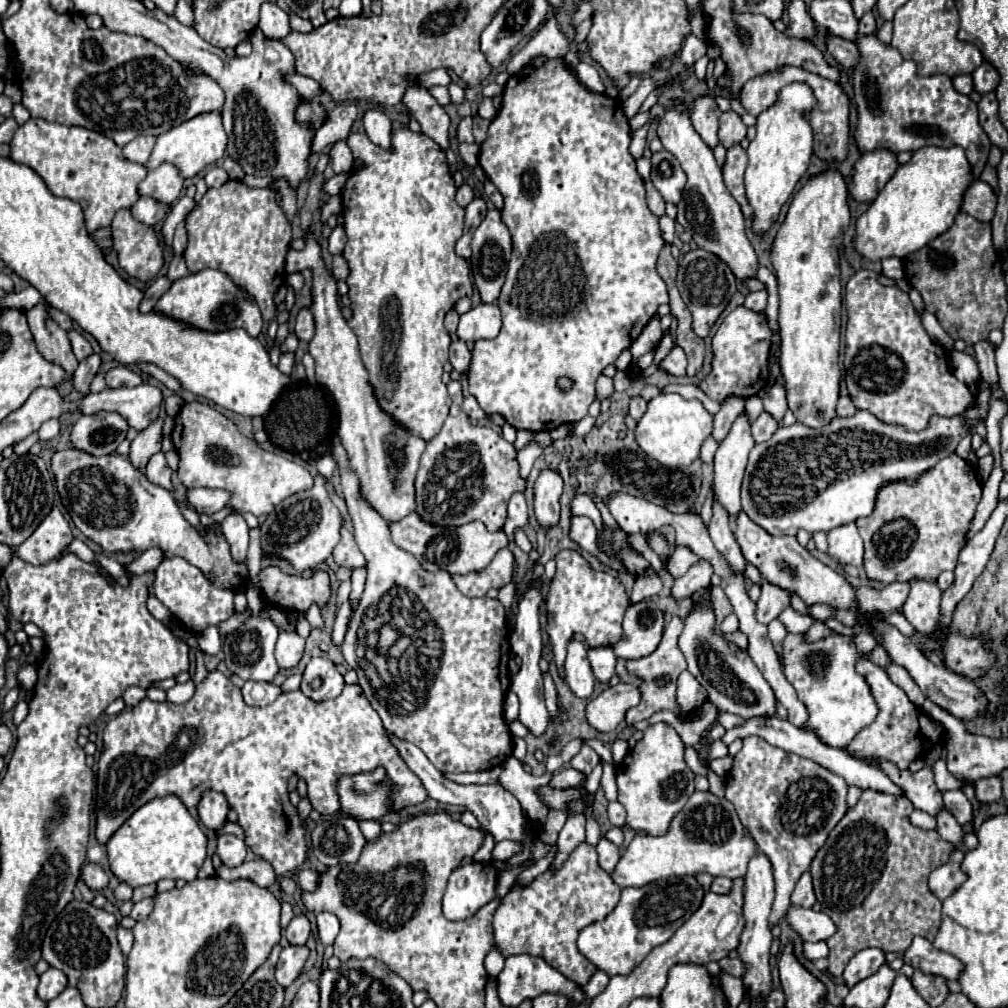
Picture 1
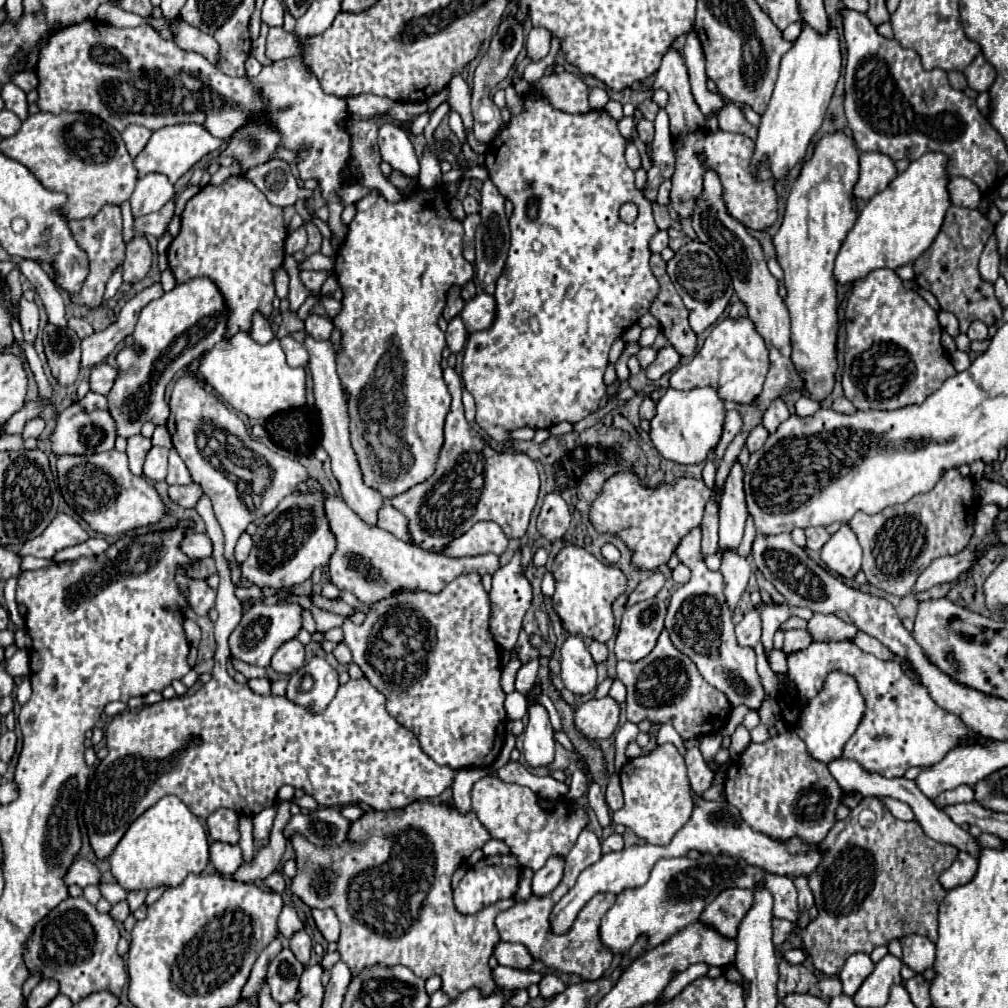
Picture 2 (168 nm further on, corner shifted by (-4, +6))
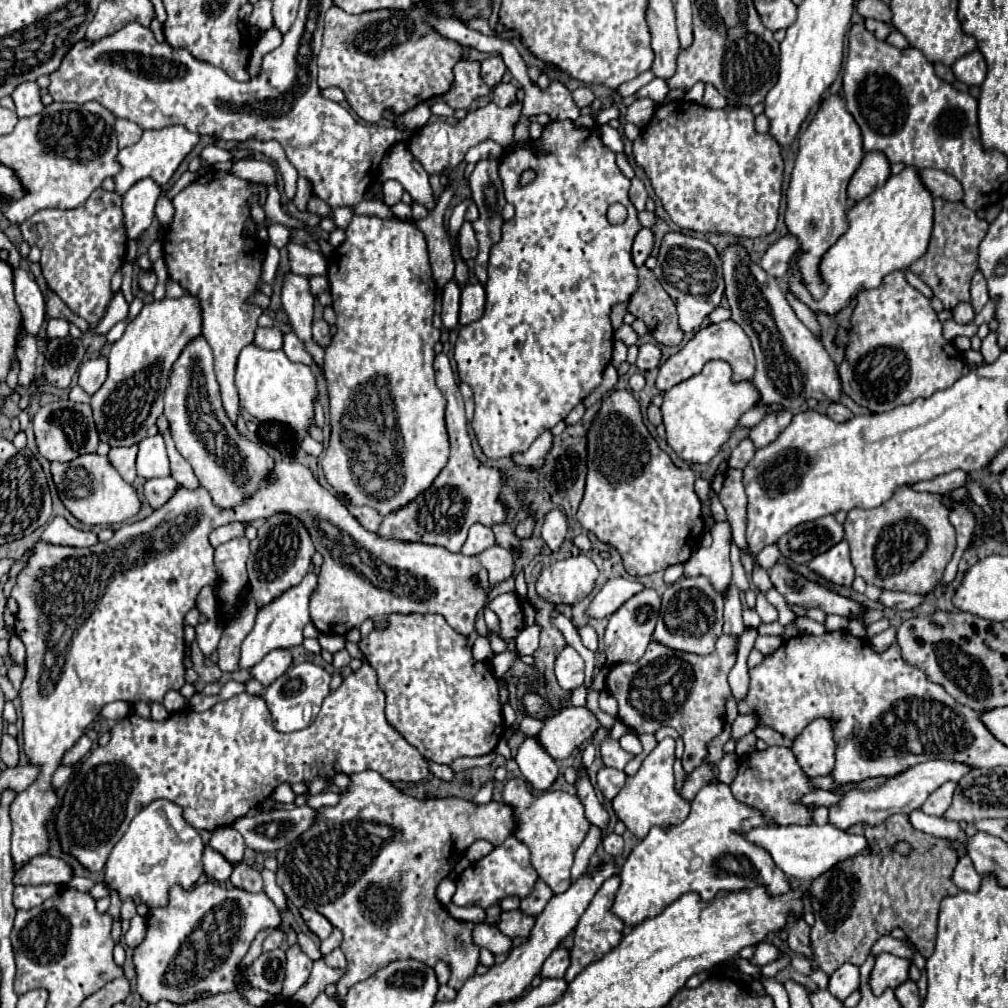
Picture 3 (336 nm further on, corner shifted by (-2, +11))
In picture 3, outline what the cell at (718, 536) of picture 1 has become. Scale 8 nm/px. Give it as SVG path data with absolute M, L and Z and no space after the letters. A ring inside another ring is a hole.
M730 585L730 589L726 591L724 627L722 627L722 633L724 633L724 635L740 637L744 631L746 631L746 625L744 625L744 621L742 621L742 607L740 607L738 589L736 589L734 585Z

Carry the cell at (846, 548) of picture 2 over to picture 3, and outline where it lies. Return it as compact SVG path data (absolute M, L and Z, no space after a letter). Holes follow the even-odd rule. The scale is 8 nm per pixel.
M842 541L842 543L834 545L830 551L818 555L816 559L812 559L808 563L808 569L818 573L820 577L824 577L830 583L850 587L854 581L854 567L850 563L848 543Z

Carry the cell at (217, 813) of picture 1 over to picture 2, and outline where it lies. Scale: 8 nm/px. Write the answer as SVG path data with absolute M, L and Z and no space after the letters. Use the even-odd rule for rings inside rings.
M218 808L208 816L208 832L212 840L220 842L230 842L236 844L240 834L238 834L238 814L228 808Z

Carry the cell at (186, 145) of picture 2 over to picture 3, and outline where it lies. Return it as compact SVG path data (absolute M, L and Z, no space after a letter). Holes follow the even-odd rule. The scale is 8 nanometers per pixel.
M172 125L172 127L164 127L164 129L152 129L152 131L144 131L140 141L136 145L124 147L118 151L116 161L120 163L120 173L114 177L114 193L116 195L124 195L134 183L138 183L140 179L154 179L160 187L168 185L170 177L174 175L174 171L178 169L178 165L184 161L184 157L190 153L190 149L198 143L200 135L180 127L180 125Z

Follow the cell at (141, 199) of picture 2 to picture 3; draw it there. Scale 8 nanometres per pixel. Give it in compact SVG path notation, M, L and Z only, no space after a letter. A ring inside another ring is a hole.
M142 179L126 191L122 197L122 211L128 239L138 239L150 227L160 191L162 189L152 179Z

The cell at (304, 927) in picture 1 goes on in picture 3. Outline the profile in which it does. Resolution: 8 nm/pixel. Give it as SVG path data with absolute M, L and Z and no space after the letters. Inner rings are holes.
M298 945L290 947L286 951L286 975L284 975L284 987L282 987L282 997L292 997L306 981L312 969L310 957L306 957Z

